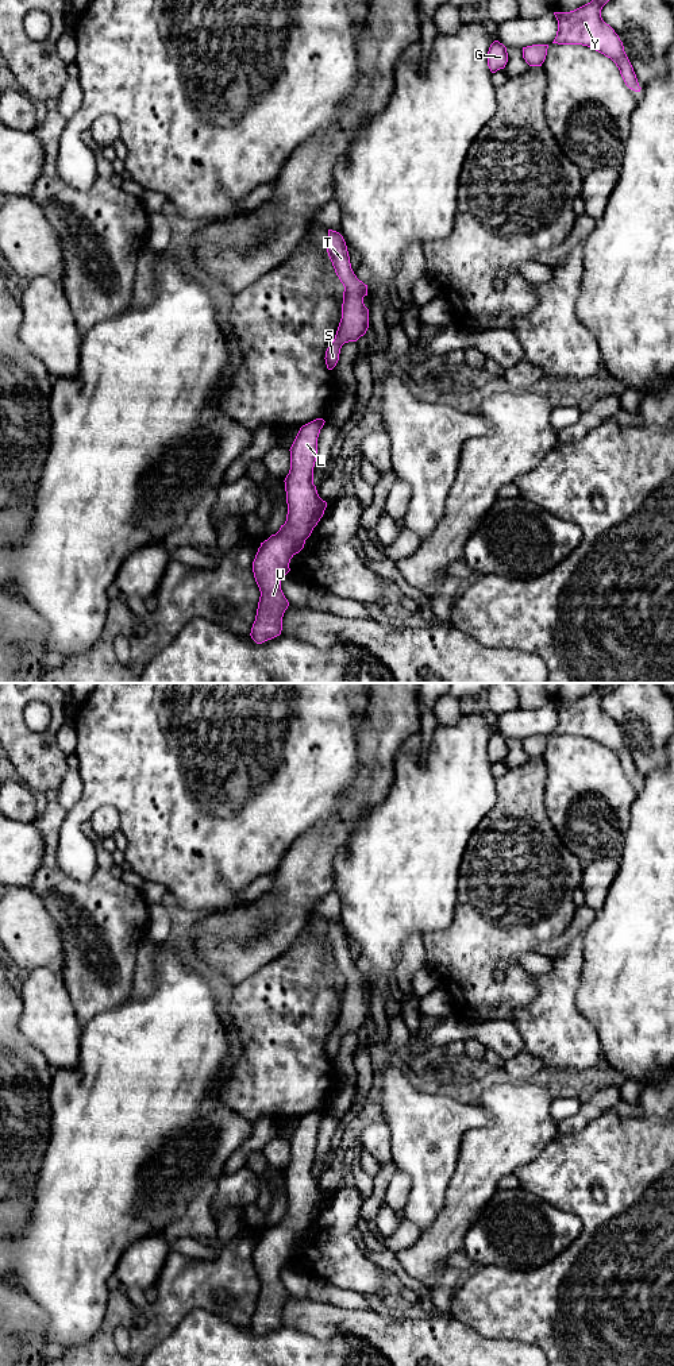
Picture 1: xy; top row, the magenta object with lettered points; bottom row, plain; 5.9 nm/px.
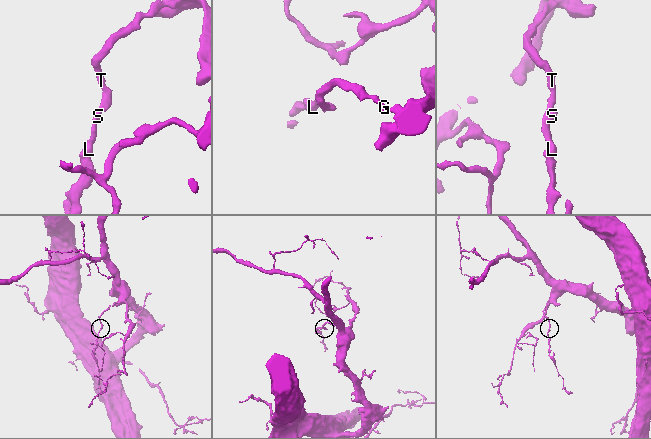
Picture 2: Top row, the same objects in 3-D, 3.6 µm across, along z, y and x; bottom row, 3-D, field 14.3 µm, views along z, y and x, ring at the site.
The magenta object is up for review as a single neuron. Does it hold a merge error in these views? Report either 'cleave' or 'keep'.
keep

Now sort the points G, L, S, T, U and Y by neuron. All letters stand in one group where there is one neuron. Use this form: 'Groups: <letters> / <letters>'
Groups: G L S T U Y

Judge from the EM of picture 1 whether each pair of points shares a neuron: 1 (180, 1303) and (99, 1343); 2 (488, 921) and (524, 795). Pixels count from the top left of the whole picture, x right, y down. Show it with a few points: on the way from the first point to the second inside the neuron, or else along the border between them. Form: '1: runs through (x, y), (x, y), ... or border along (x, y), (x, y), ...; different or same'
1: runs through (158, 1315), (120, 1316), (115, 1322); same
2: runs through (515, 890), (516, 871), (531, 844), (531, 826); same

